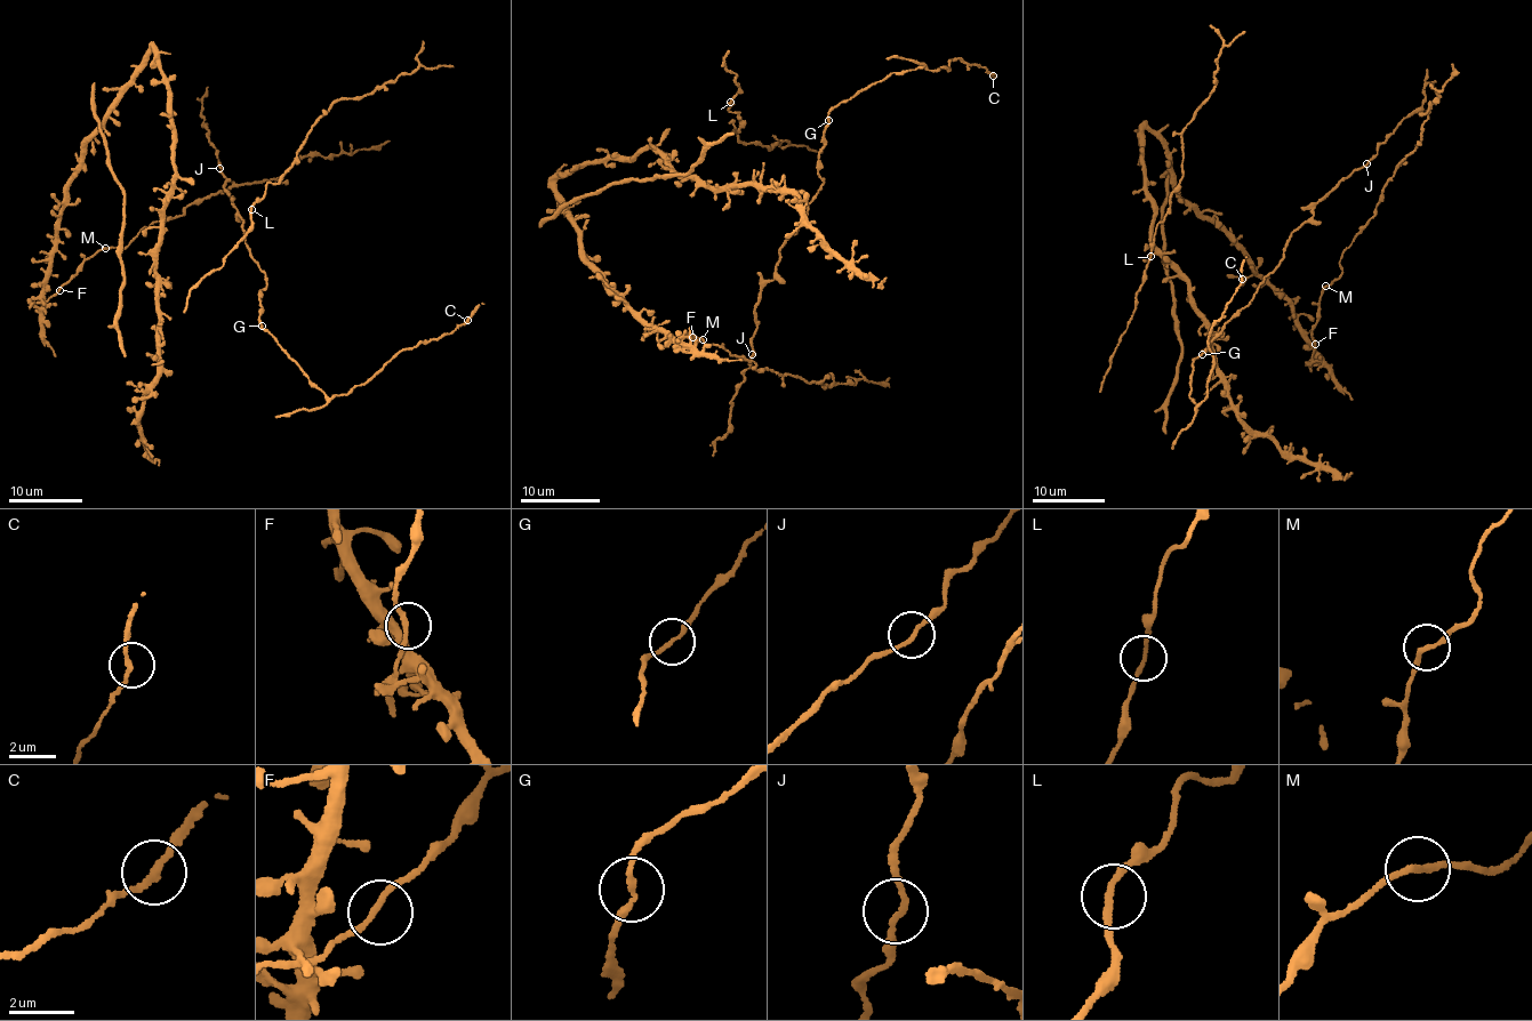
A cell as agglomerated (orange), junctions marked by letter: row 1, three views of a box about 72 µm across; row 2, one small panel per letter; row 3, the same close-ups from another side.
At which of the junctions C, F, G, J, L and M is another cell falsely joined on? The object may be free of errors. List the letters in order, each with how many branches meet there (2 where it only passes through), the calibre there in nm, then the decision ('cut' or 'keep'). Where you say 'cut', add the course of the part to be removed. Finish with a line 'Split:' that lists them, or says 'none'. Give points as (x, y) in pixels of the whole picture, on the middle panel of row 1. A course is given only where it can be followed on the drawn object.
C: branches 2; calibre 180 nm; keep
F: branches 2; calibre 180 nm; keep
G: branches 2; calibre 170 nm; keep
J: branches 2; calibre 170 nm; keep
L: branches 2; calibre 170 nm; keep
M: branches 2; calibre 180 nm; keep
Split: none

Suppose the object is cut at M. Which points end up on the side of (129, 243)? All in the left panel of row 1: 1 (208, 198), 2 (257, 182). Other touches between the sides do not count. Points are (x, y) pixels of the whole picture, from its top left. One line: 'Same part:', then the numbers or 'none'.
Same part: 1, 2

